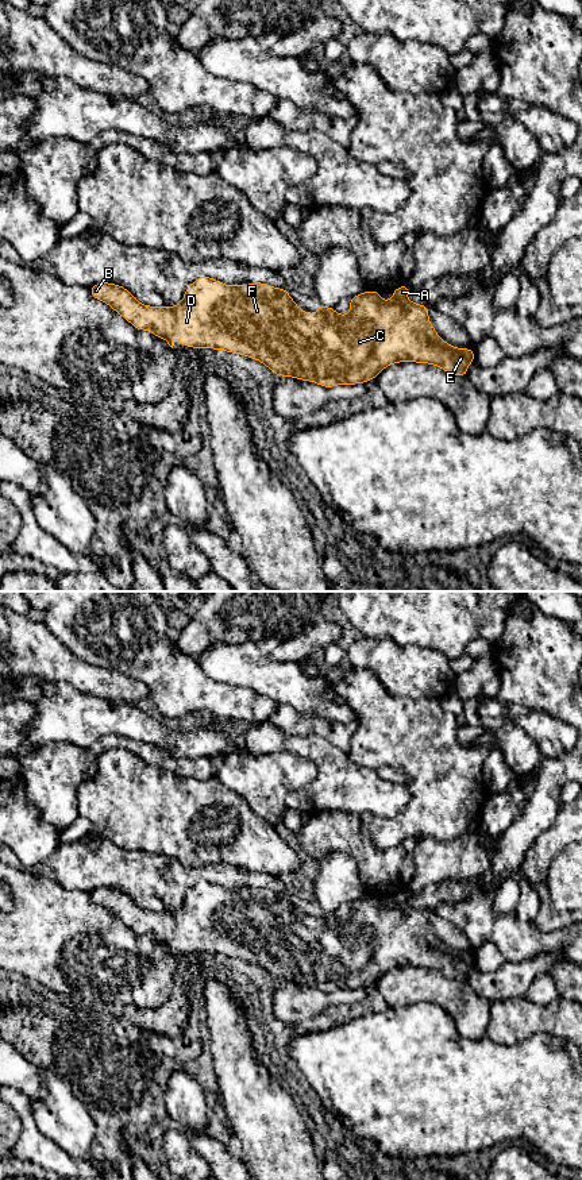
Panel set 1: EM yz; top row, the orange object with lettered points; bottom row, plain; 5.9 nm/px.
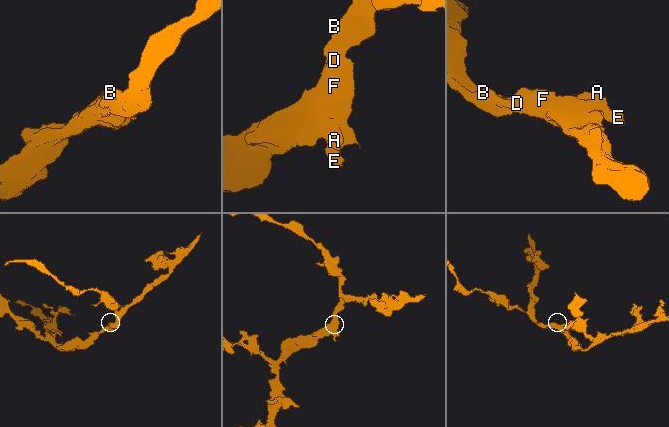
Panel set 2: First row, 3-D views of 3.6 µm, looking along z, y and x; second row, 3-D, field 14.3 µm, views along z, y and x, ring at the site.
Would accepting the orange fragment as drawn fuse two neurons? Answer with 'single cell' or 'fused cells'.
single cell

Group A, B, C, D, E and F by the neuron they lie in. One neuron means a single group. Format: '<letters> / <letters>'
A B C D E F

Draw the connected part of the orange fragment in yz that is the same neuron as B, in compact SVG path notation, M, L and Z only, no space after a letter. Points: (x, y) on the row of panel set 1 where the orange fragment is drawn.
M208 275L189 284L182 301L173 306L140 304L128 289L111 282L89 288L95 300L101 300L139 331L151 331L173 348L177 333L181 344L193 348L226 350L266 365L280 377L316 382L323 387L366 383L398 362L428 363L448 374L466 378L469 365L475 362L474 348L456 348L446 343L429 323L428 305L406 300L408 284L393 289L393 300L383 301L377 290L350 297L350 312L340 316L323 304L316 315L300 309L285 288L269 284L228 286Z

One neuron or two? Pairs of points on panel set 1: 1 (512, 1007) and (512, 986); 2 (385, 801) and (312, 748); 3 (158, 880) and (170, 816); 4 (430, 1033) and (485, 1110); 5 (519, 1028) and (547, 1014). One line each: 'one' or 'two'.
1: two
2: one
3: two
4: one
5: one

